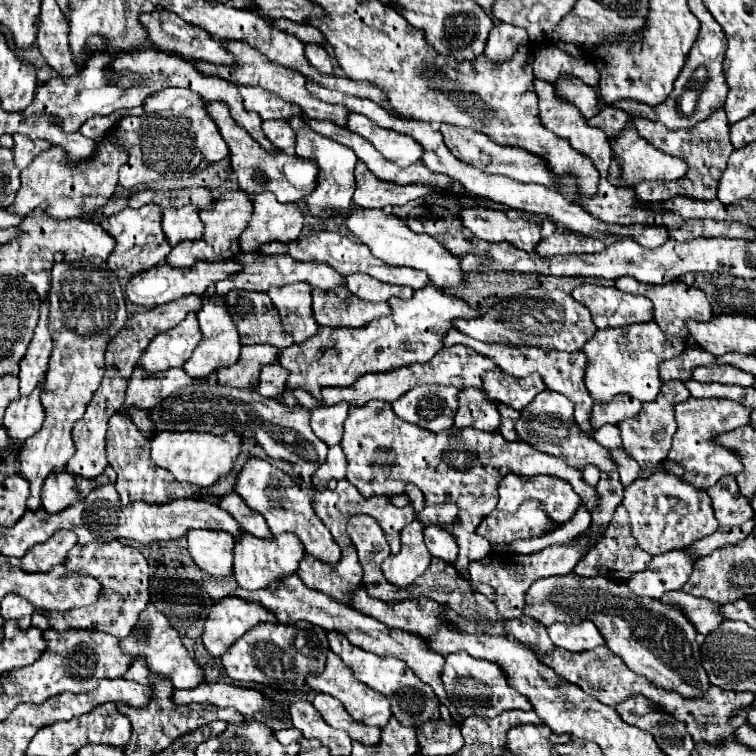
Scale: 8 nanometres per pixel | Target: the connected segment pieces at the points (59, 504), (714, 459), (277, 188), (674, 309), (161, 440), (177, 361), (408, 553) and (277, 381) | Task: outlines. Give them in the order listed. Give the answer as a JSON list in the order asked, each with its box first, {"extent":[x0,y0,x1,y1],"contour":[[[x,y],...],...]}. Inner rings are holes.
[{"extent":[41,466,115,514],"contour":[[[111,466],[107,468],[107,472],[103,472],[99,478],[95,478],[95,482],[83,482],[83,478],[75,478],[69,472],[51,474],[51,478],[47,478],[43,492],[41,492],[43,508],[49,514],[57,514],[57,512],[69,508],[73,502],[83,500],[91,490],[95,490],[103,484],[115,484],[115,472],[111,470]]]},{"extent":[667,398,749,490],"contour":[[[689,398],[687,402],[681,402],[675,406],[675,418],[677,418],[677,432],[673,436],[673,448],[667,458],[679,462],[679,466],[685,468],[685,476],[681,480],[691,482],[699,490],[707,490],[713,486],[719,478],[727,474],[739,474],[743,470],[739,458],[731,454],[729,450],[723,450],[713,442],[715,436],[727,430],[735,430],[739,426],[749,424],[749,410],[745,406],[739,406],[737,402],[723,400],[723,398]]]},{"extent":[207,102,319,204],"contour":[[[221,102],[207,104],[207,112],[215,120],[215,124],[219,126],[219,132],[221,132],[223,140],[229,144],[231,168],[233,168],[233,174],[237,176],[237,182],[239,182],[241,190],[247,190],[249,194],[259,194],[259,192],[269,190],[283,204],[295,204],[299,200],[305,200],[315,190],[317,174],[319,174],[319,168],[317,168],[315,162],[297,158],[297,156],[287,154],[283,150],[265,150],[259,142],[255,142],[247,134],[247,130],[243,130],[231,118],[227,106],[223,106]]]},{"extent":[615,276,713,338],"contour":[[[623,276],[623,278],[617,278],[615,280],[615,286],[623,292],[629,292],[629,294],[639,294],[639,296],[647,296],[651,302],[653,302],[653,316],[655,316],[655,322],[659,324],[659,328],[665,332],[665,334],[677,334],[677,336],[683,336],[687,338],[687,330],[685,330],[685,320],[707,320],[713,316],[711,312],[711,304],[707,302],[703,290],[697,290],[693,286],[687,286],[685,282],[667,282],[667,284],[659,284],[659,286],[653,286],[653,284],[643,284],[643,282],[637,282],[635,278],[631,276]]]},{"extent":[151,431,242,488],"contour":[[[233,431],[220,436],[201,432],[161,432],[151,440],[151,460],[169,470],[179,482],[209,488],[233,470],[241,452],[242,438],[241,434]]]},{"extent":[137,312,203,374],"contour":[[[191,312],[179,326],[159,334],[137,364],[153,374],[169,370],[173,366],[183,366],[201,340],[203,334],[199,330],[197,316]]]},{"extent":[383,520,431,588],"contour":[[[416,520],[403,528],[401,549],[383,562],[383,574],[389,584],[409,588],[431,564],[431,554],[425,548],[423,526]]]},{"extent":[255,364,287,398],"contour":[[[281,364],[265,366],[261,370],[259,384],[255,386],[255,392],[259,392],[265,398],[279,398],[283,394],[283,386],[287,380],[287,370]]]}]

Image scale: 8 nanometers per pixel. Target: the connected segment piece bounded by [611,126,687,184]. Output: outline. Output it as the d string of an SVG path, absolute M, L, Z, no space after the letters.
M633 126L611 138L611 148L615 148L615 156L621 162L625 184L639 184L643 180L677 180L687 172L687 162L667 156L643 142Z

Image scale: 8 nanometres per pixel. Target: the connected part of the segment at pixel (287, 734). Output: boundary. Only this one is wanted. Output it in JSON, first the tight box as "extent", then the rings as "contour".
{"extent":[275,728,301,744],"contour":[[[283,728],[283,730],[277,732],[275,738],[277,738],[281,744],[291,744],[291,742],[297,742],[297,740],[301,738],[301,734],[299,734],[299,730],[295,730],[295,728]]]}

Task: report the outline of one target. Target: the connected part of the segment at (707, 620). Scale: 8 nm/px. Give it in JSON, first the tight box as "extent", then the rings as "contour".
{"extent":[661,590,725,636],"contour":[[[681,590],[667,592],[661,598],[661,602],[675,602],[675,604],[679,604],[685,610],[687,618],[691,618],[691,622],[697,628],[697,632],[703,634],[703,636],[713,632],[725,620],[723,614],[719,612],[721,606],[717,602],[711,602],[707,598],[697,598],[697,596],[685,594]]]}

